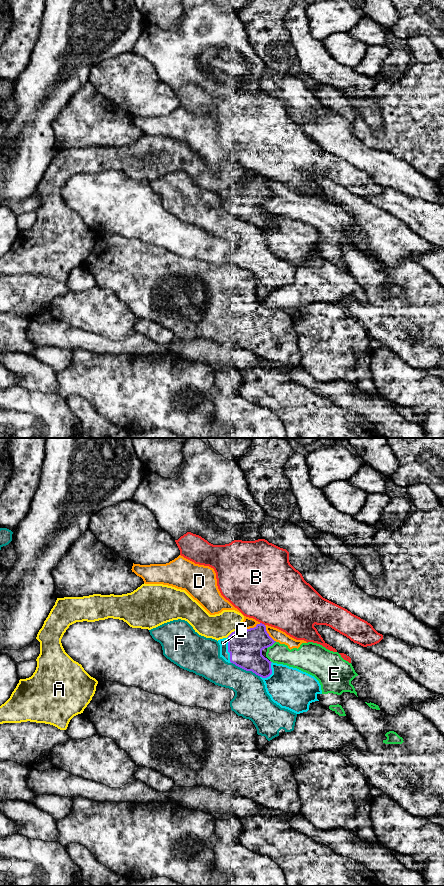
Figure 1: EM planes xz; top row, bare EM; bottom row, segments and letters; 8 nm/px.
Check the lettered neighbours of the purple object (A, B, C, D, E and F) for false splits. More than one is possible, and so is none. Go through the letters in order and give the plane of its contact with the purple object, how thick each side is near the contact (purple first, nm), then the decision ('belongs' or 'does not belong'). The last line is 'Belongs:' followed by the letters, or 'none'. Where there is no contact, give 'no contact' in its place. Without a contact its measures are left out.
A: meets purple in xz; 280 nm thick on the purple side, 200 nm on the other; does not belong
B: meets purple in xz; 280 nm thick on the purple side, 500 nm on the other; does not belong
C: meets purple in xz; 280 nm thick on the purple side, 70 nm on the other; does not belong
D: meets purple in xz; 280 nm thick on the purple side, 90 nm on the other; does not belong
E: meets purple in xz; 280 nm thick on the purple side, 160 nm on the other; does not belong
F: meets purple in xz; 280 nm thick on the purple side, 280 nm on the other; does not belong
Belongs: none

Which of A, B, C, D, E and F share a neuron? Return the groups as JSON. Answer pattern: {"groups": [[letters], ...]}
{"groups": [["A"], ["B"], ["C"], ["D", "E"], ["F"]]}

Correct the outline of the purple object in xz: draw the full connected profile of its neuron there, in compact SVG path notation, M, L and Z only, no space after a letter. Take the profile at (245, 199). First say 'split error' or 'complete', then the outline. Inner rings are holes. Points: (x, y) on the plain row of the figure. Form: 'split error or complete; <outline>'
complete; M262 175L247 182L236 182L228 188L230 214L262 230L267 230L272 226L272 214L262 207L262 202L275 194Z

